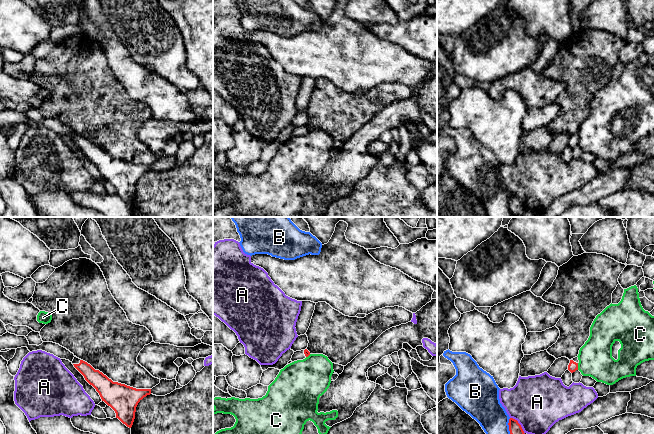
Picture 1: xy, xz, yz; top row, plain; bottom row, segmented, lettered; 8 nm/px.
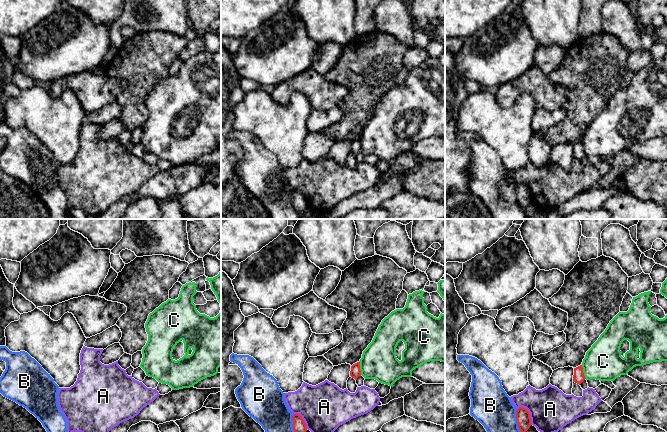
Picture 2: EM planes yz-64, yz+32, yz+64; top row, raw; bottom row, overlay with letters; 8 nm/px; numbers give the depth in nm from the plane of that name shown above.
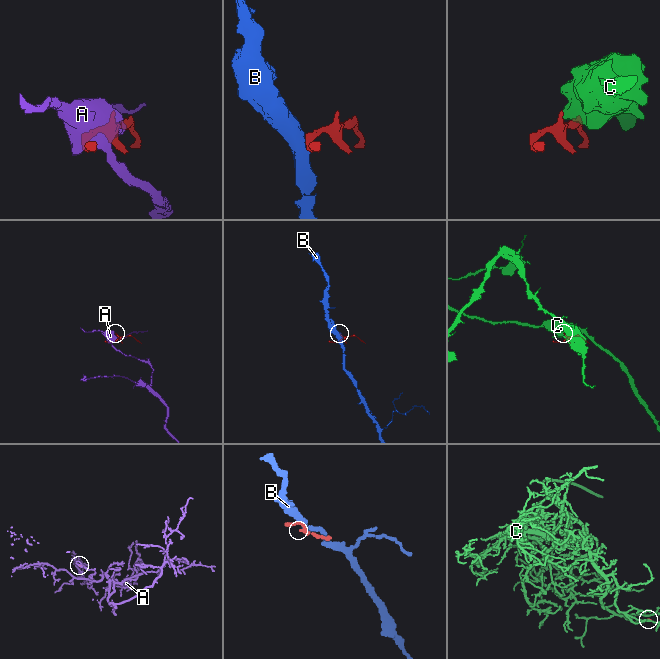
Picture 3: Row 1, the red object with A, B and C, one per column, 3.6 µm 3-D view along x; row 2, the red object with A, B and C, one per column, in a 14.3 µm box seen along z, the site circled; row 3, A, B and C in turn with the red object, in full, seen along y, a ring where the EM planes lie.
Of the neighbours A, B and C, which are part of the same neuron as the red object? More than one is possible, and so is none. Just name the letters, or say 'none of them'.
none of them

